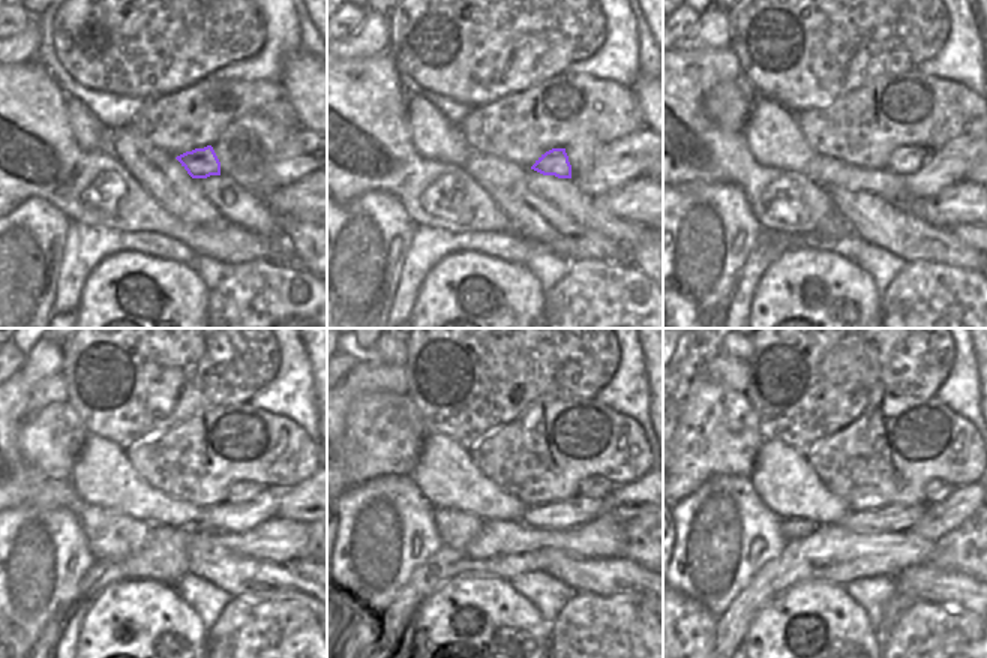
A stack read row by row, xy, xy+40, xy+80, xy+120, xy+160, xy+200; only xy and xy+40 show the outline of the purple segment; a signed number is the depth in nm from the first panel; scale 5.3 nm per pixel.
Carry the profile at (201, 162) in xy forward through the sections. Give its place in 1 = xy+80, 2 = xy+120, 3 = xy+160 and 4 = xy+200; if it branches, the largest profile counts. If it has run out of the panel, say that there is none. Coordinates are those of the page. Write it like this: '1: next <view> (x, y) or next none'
1: next xy+80 (906, 159)
2: next xy+120 (242, 490)
3: next xy+160 (593, 487)
4: next xy+200 (935, 490)

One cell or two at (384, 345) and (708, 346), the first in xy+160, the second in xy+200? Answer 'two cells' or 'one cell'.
two cells

